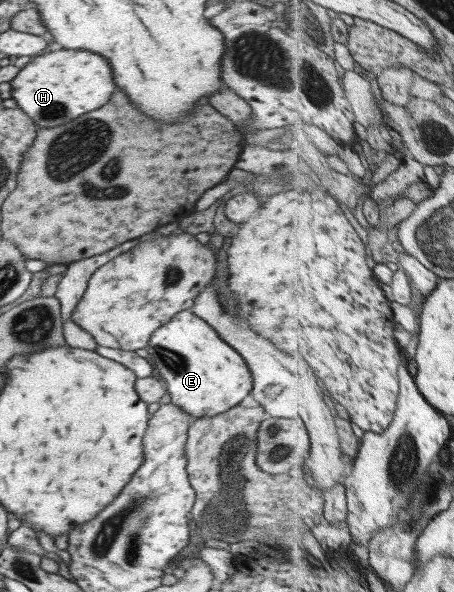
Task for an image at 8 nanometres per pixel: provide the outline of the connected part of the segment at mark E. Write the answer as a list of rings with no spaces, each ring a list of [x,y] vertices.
[[[189,309],[177,312],[166,324],[152,332],[145,350],[148,352],[146,358],[153,365],[153,369],[158,372],[161,380],[166,383],[170,403],[179,406],[191,417],[191,420],[226,412],[229,408],[236,406],[251,391],[251,374],[244,359],[233,348],[230,348],[208,323],[192,314]]]

